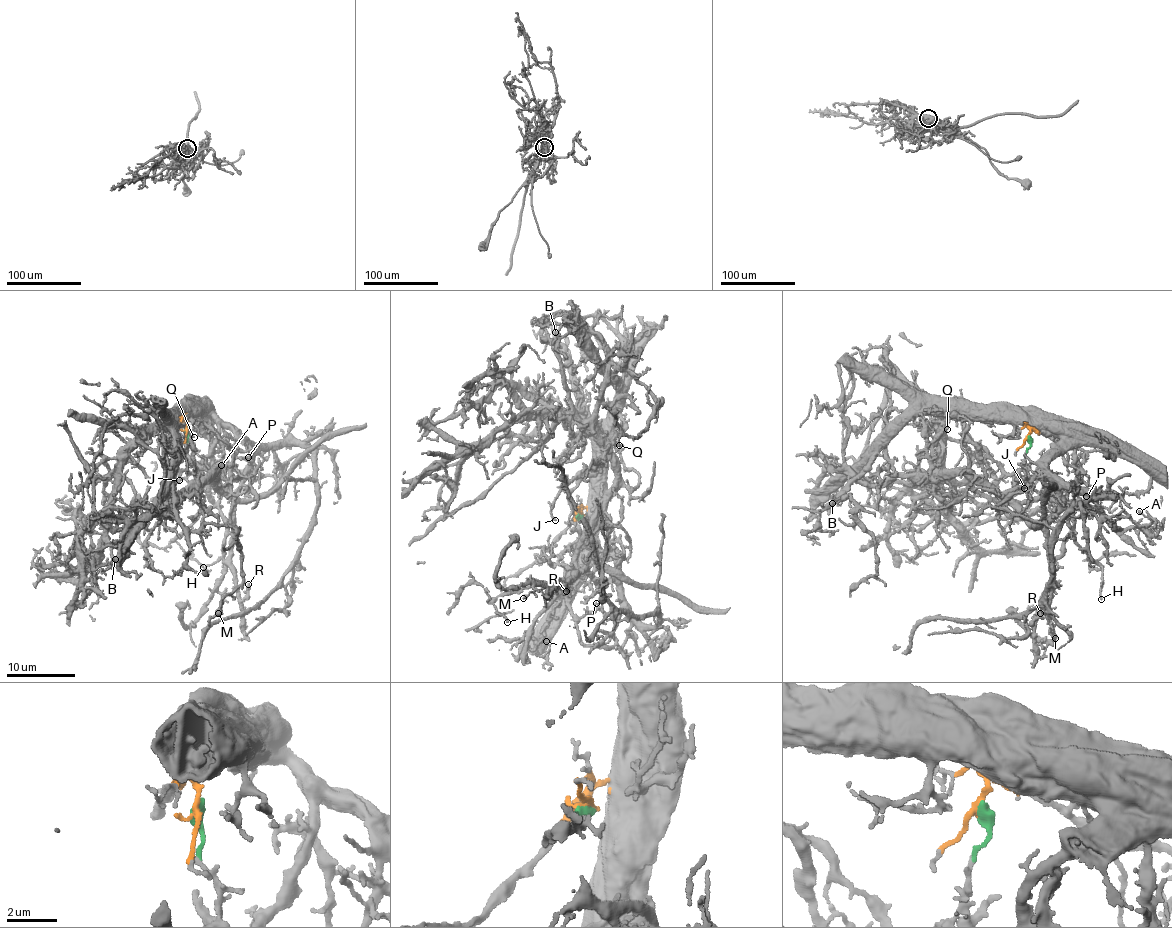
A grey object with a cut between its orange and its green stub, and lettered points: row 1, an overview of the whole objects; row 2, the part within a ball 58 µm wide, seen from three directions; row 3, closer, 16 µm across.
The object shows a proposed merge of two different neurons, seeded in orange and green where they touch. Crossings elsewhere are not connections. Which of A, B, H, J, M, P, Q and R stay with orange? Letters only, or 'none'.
B, J, M, P, Q, R

